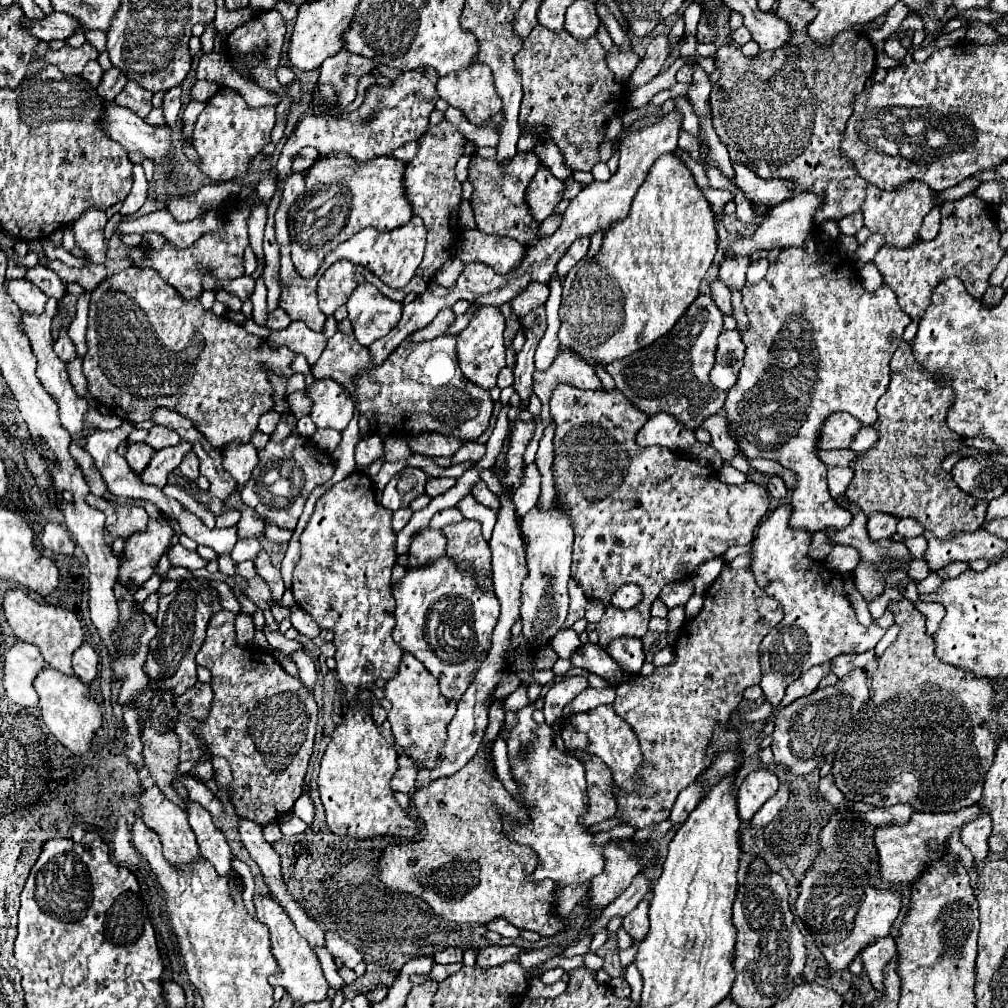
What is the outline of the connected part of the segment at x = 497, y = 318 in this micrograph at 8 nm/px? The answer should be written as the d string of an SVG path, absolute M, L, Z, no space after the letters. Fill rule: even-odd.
M482 306L478 314L470 320L468 328L458 334L458 366L464 372L470 382L482 386L482 388L494 388L498 372L506 366L504 360L504 316L496 306Z

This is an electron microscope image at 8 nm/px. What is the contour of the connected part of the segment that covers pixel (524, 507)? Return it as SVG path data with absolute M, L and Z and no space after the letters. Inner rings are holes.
M528 464L522 476L522 484L518 488L512 488L510 500L516 506L516 514L520 518L524 518L538 502L538 494L540 494L540 472L536 468L536 464Z

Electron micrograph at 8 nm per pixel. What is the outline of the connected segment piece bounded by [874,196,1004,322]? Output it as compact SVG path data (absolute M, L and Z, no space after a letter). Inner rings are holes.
M964 196L954 202L942 204L942 228L940 234L932 242L916 242L908 250L896 250L896 246L882 246L874 258L874 266L880 270L884 284L888 284L906 314L912 320L920 320L920 316L930 306L932 290L946 278L958 276L964 280L964 286L974 298L982 298L986 292L988 278L998 266L1004 250L998 246L1000 232L996 228L996 216L992 208L976 198Z

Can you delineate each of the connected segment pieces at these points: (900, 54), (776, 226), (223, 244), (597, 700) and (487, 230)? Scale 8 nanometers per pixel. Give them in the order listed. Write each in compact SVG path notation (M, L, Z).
M889 36L885 40L884 52L895 60L901 60L906 55L906 49L900 44L897 36Z
M810 190L798 192L794 198L790 198L790 202L782 202L782 204L774 206L770 210L768 220L758 226L756 234L752 238L736 240L730 246L728 254L744 256L744 254L754 254L756 250L772 250L772 248L786 248L786 246L800 246L802 248L806 244L808 236L814 232L814 226L816 226L814 214L822 206L824 206L824 196L818 196L816 192L810 192Z
M230 208L226 218L224 218L224 228L220 232L208 232L204 234L194 246L186 248L186 250L176 250L174 246L166 244L162 250L152 250L150 256L144 256L140 248L130 250L130 258L132 262L142 268L142 266L150 266L154 270L160 272L160 276L174 286L184 298L198 298L202 292L202 280L200 280L200 272L202 268L210 268L214 270L214 274L218 276L218 280L226 280L226 278L238 278L244 274L244 266L242 266L242 254L244 248L248 246L248 210L236 210Z
M586 688L580 696L576 696L564 710L564 716L572 714L572 712L586 712L592 710L596 706L602 704L612 704L614 702L614 688L608 690L594 690L594 688Z
M516 152L516 156L508 158L506 162L498 162L494 158L482 158L478 154L472 156L468 168L468 180L474 186L472 192L472 210L476 216L476 226L484 234L494 236L508 236L524 246L534 246L542 240L538 234L538 224L530 212L526 202L526 188L540 166L540 158L534 152Z

